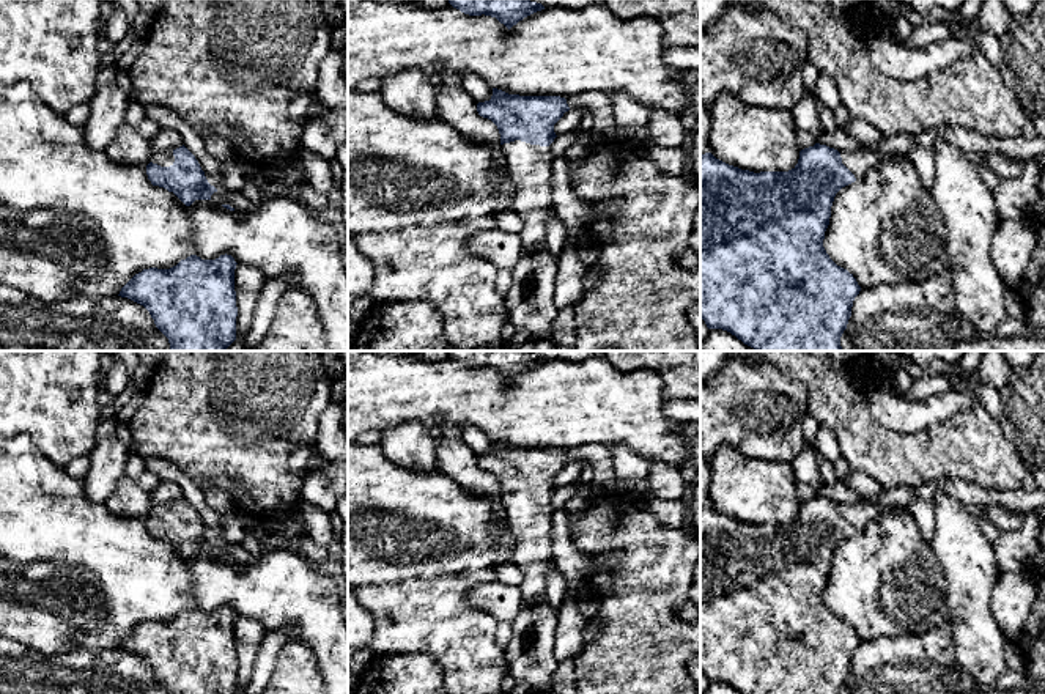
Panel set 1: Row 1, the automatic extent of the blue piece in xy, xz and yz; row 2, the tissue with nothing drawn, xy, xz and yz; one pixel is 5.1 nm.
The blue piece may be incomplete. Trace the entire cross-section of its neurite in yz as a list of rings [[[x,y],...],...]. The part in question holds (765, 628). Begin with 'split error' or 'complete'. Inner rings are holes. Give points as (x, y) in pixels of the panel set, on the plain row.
split error; [[[815,496],[814,499],[799,504],[798,516],[788,524],[760,524],[754,526],[729,518],[716,511],[711,505],[700,508],[700,670],[708,681],[722,681],[735,688],[741,694],[840,694],[851,669],[855,650],[859,647],[853,626],[837,618],[823,600],[825,584],[829,578],[831,559],[836,546],[864,530],[870,522],[880,521],[886,513],[911,516],[907,507],[878,507],[869,499],[855,504],[839,505],[826,497]]]

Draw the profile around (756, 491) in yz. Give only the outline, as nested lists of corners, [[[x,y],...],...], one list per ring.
[[[721,444],[710,460],[710,500],[716,511],[749,522],[788,524],[801,499],[788,463],[748,458]]]

